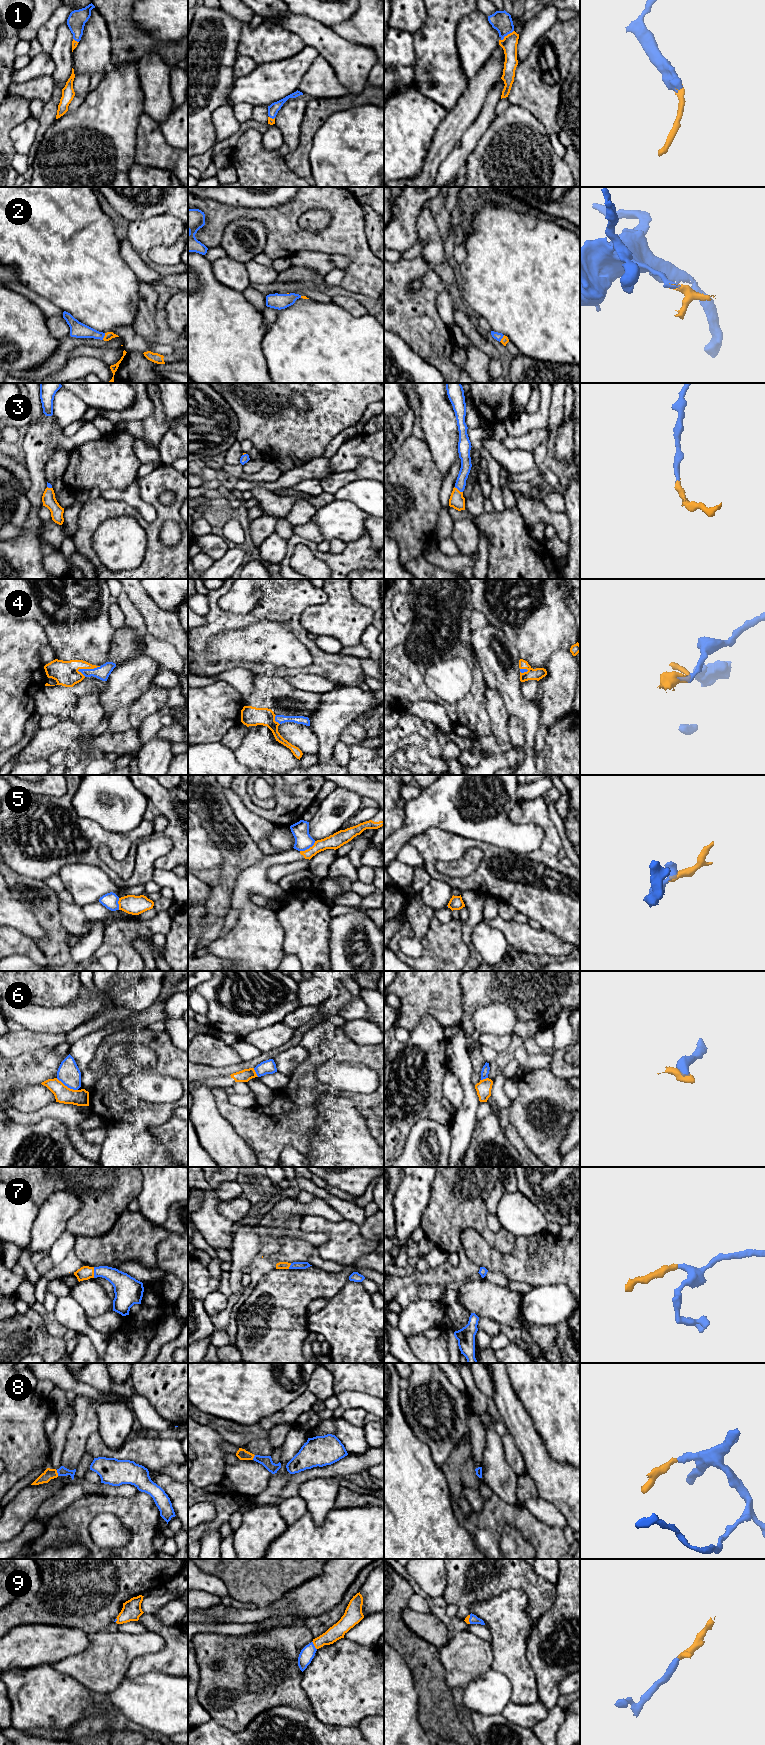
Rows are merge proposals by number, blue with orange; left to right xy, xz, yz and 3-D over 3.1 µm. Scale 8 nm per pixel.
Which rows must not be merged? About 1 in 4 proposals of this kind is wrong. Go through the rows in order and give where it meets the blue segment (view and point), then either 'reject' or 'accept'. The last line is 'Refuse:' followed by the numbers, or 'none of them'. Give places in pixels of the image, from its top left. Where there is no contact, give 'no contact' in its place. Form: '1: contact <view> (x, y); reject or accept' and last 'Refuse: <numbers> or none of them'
1: contact yz (507, 34); accept
2: contact xy (104, 335); accept
3: contact yz (458, 489); accept
4: contact xy (88, 669); accept
5: contact xz (308, 848); reject
6: contact xy (67, 1086); reject
7: contact xy (94, 1272); accept
8: contact xy (57, 1472); accept
9: contact xz (313, 1645); accept
Refuse: 5, 6

